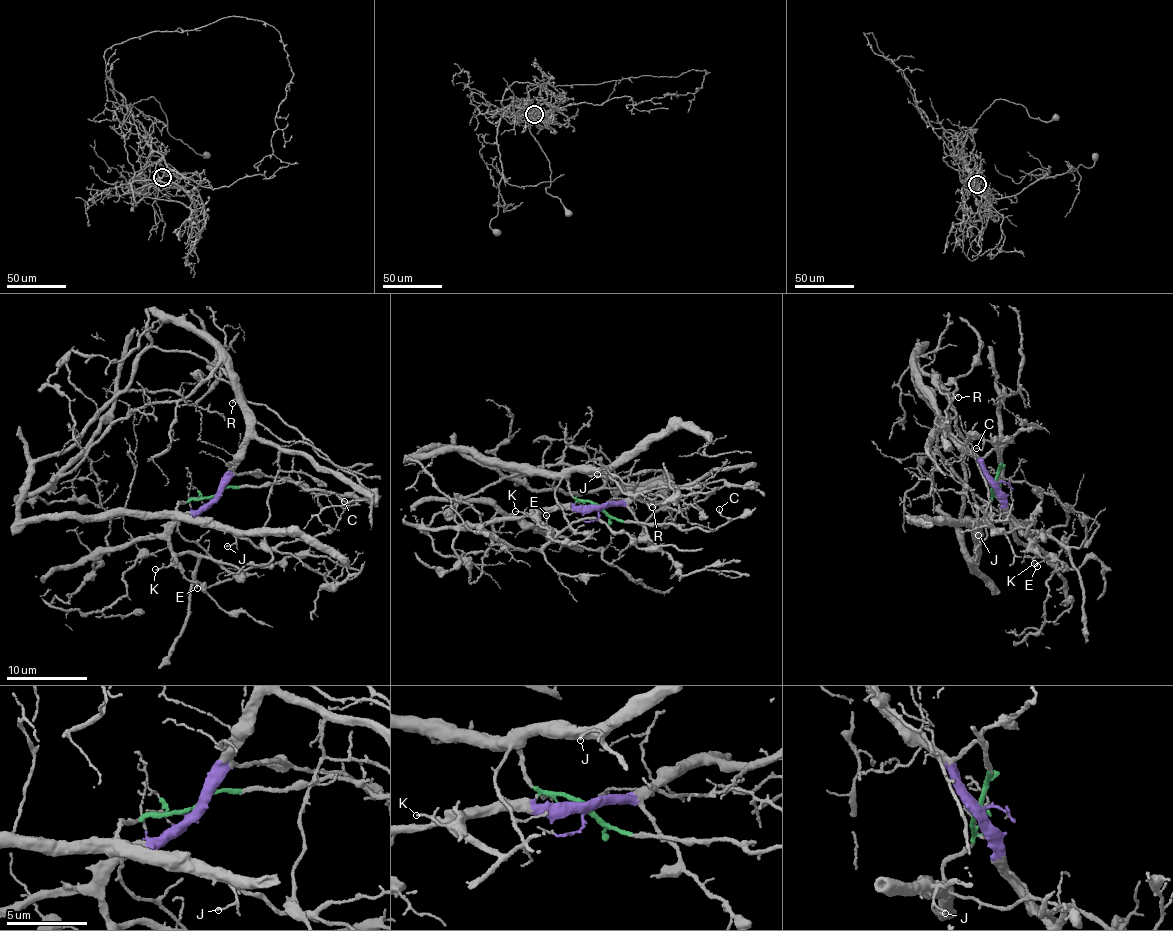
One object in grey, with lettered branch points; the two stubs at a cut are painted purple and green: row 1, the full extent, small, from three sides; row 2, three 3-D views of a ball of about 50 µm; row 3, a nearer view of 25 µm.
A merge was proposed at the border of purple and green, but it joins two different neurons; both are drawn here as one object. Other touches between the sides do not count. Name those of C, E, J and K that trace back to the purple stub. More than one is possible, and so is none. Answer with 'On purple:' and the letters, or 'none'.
On purple: E, K

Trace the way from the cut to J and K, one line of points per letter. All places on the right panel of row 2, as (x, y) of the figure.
J: (994, 483), (993, 495), (972, 522), (967, 516), (973, 525), (972, 534), (978, 535)
K: (994, 483), (1006, 515), (1021, 529), (1033, 549), (1035, 563)

